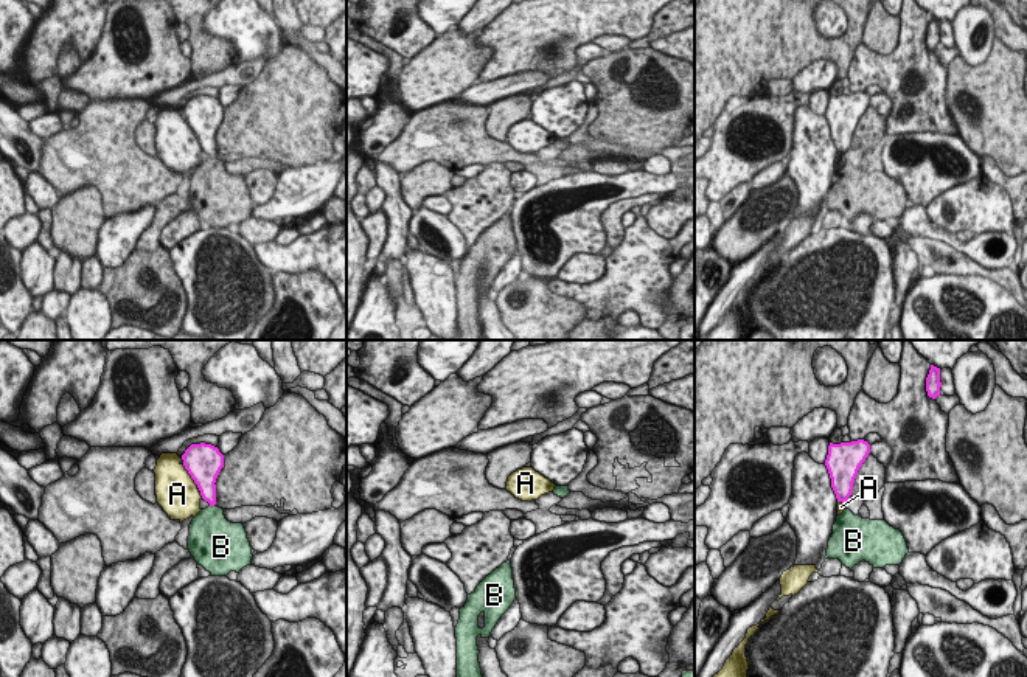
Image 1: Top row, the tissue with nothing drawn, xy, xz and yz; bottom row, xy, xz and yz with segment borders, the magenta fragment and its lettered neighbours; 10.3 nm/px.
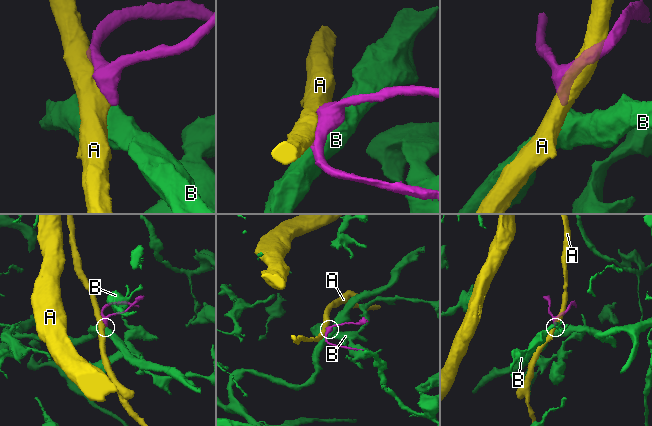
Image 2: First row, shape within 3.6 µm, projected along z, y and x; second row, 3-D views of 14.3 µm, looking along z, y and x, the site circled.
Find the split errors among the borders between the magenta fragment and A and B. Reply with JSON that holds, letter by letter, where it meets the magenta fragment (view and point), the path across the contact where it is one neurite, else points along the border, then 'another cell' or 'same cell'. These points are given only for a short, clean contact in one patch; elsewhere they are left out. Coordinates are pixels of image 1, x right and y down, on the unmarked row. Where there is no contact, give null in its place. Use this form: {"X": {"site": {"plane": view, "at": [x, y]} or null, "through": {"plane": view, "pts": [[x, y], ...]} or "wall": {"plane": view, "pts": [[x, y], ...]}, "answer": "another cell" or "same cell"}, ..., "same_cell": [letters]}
{"A": {"site": {"plane": "xy", "at": [190, 126]}, "answer": "another cell"}, "B": {"site": {"plane": "xy", "at": [212, 157]}, "wall": {"plane": "xy", "pts": [[215, 156], [210, 159]]}, "answer": "another cell"}, "same_cell": []}

